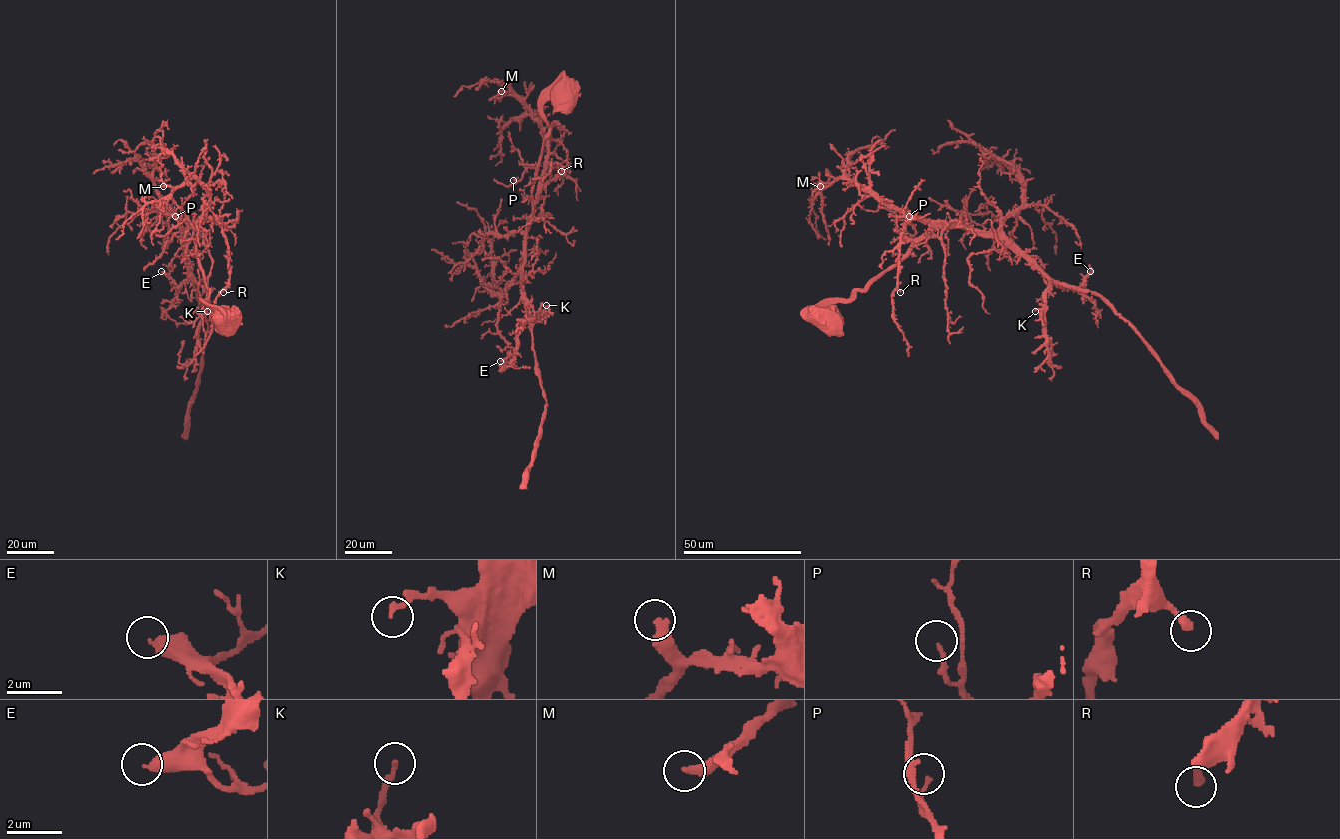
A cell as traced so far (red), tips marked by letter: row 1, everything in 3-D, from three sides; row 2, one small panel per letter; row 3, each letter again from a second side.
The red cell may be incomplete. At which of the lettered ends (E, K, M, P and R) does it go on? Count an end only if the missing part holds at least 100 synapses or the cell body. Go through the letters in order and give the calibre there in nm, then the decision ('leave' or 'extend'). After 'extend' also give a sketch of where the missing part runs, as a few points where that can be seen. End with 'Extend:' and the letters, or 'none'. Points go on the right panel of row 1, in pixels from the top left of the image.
E: 420 nm thick; extend; missing branch runs (1090, 271), (1087, 269), (1088, 258), (1084, 255), (1080, 263), (1086, 285)
K: 170 nm thick; leave
M: 400 nm thick; leave
P: 120 nm thick; leave
R: 280 nm thick; leave
Extend: E

